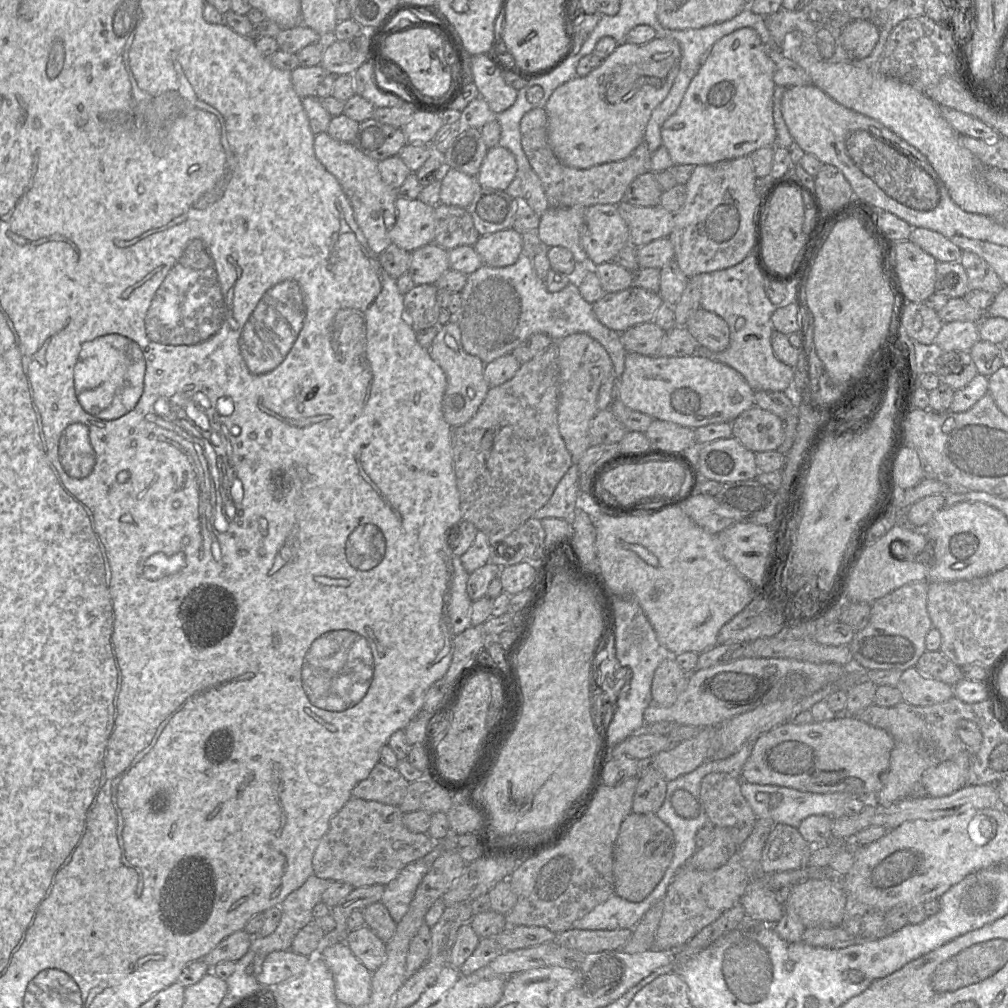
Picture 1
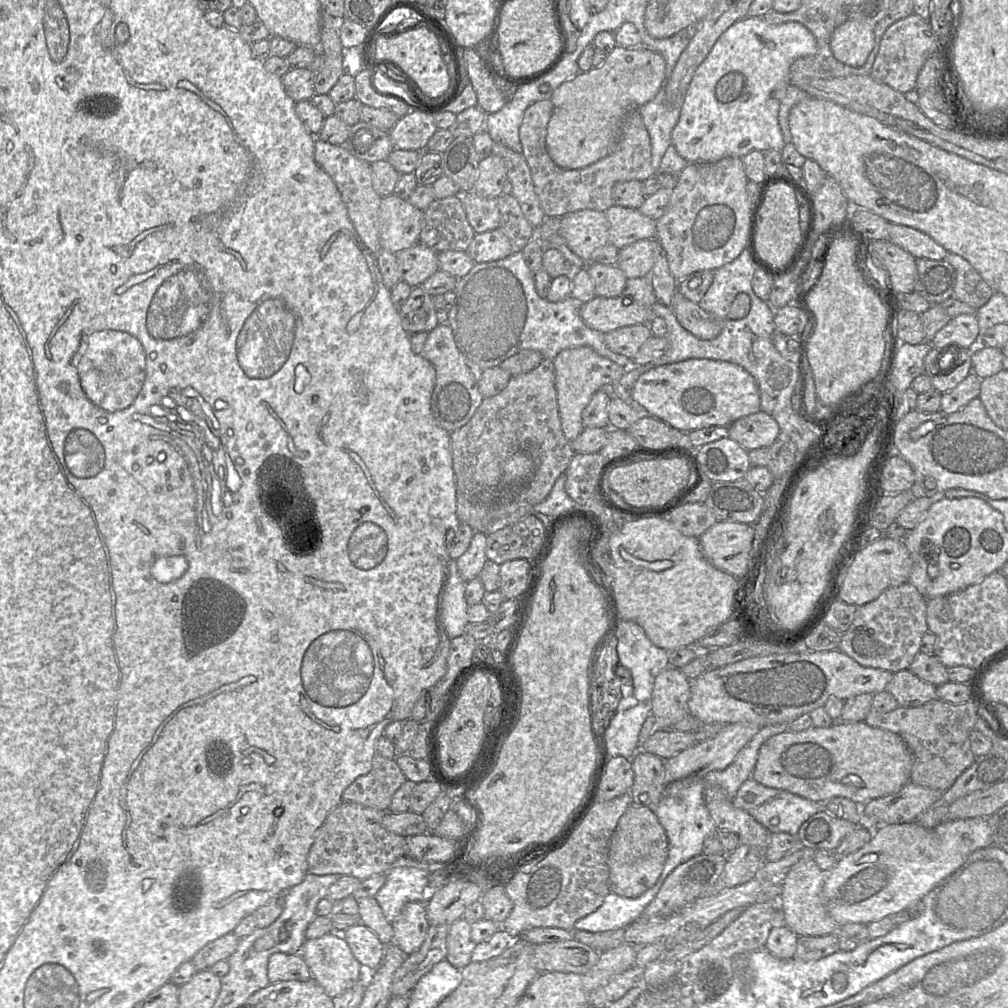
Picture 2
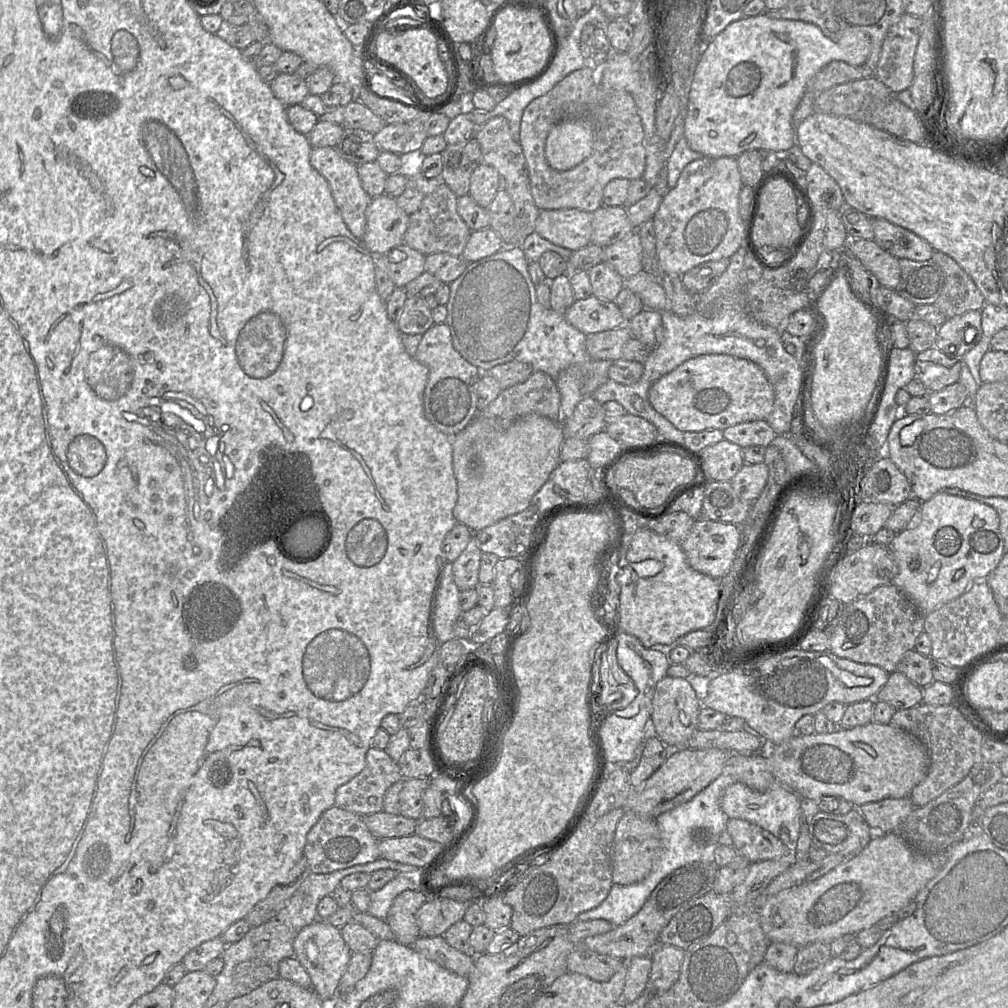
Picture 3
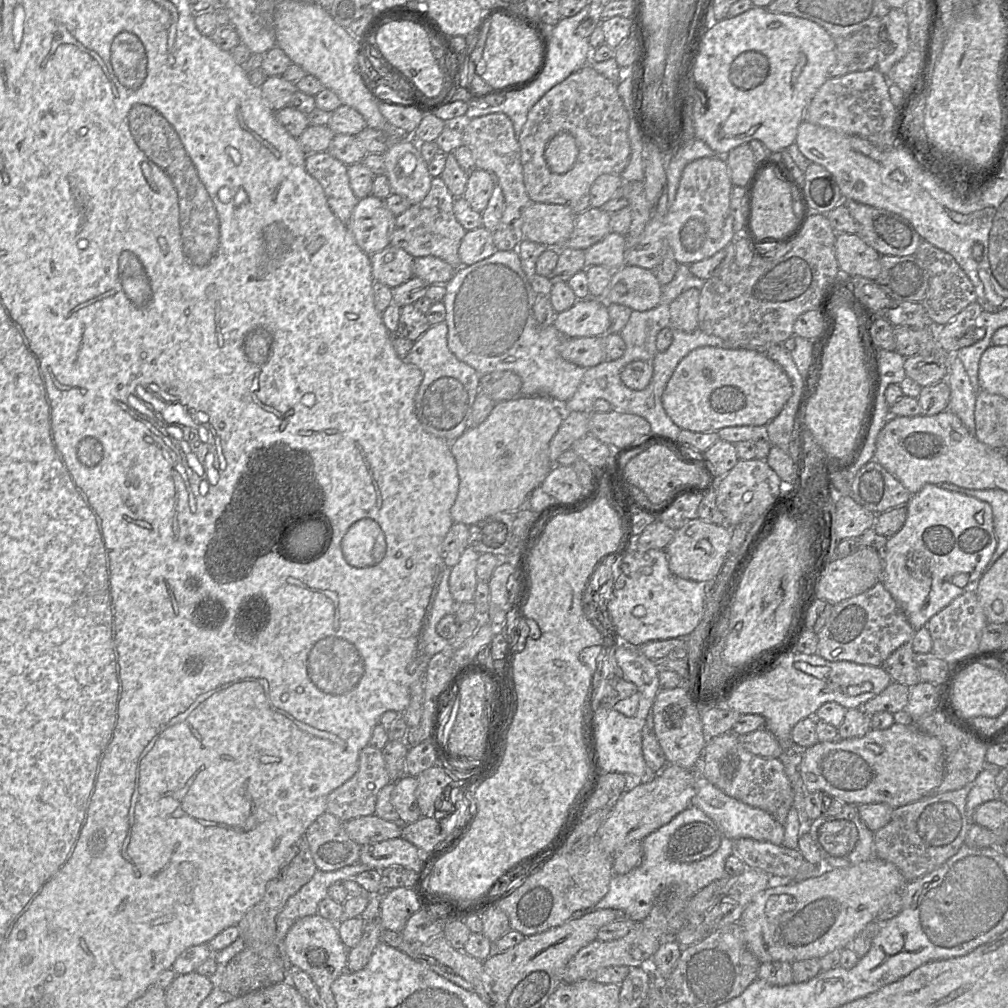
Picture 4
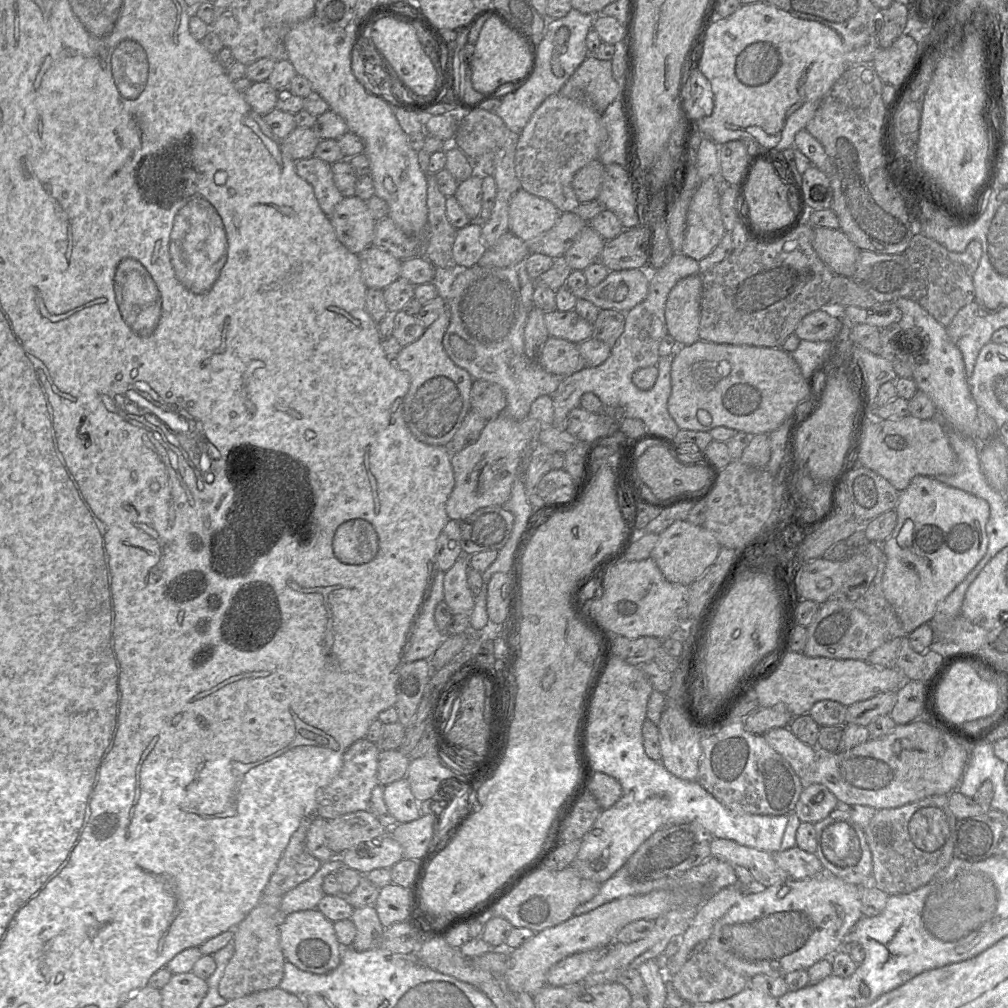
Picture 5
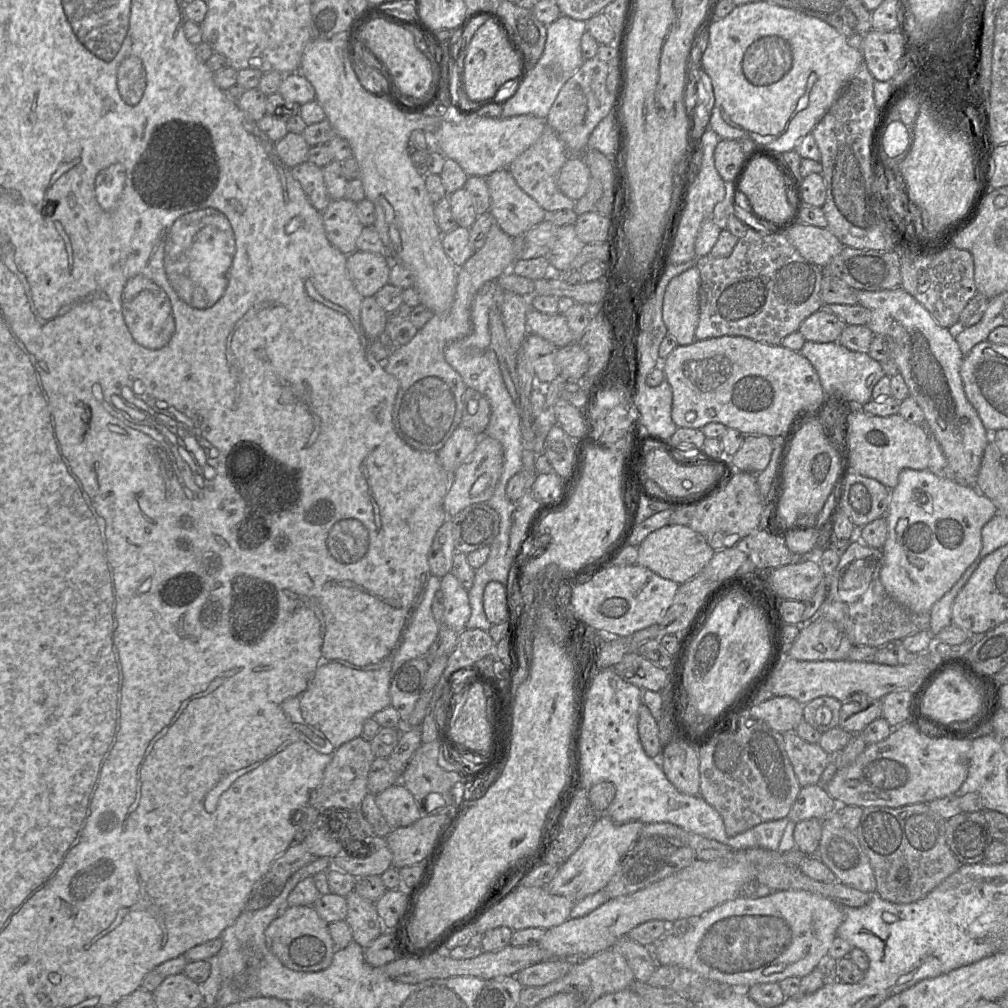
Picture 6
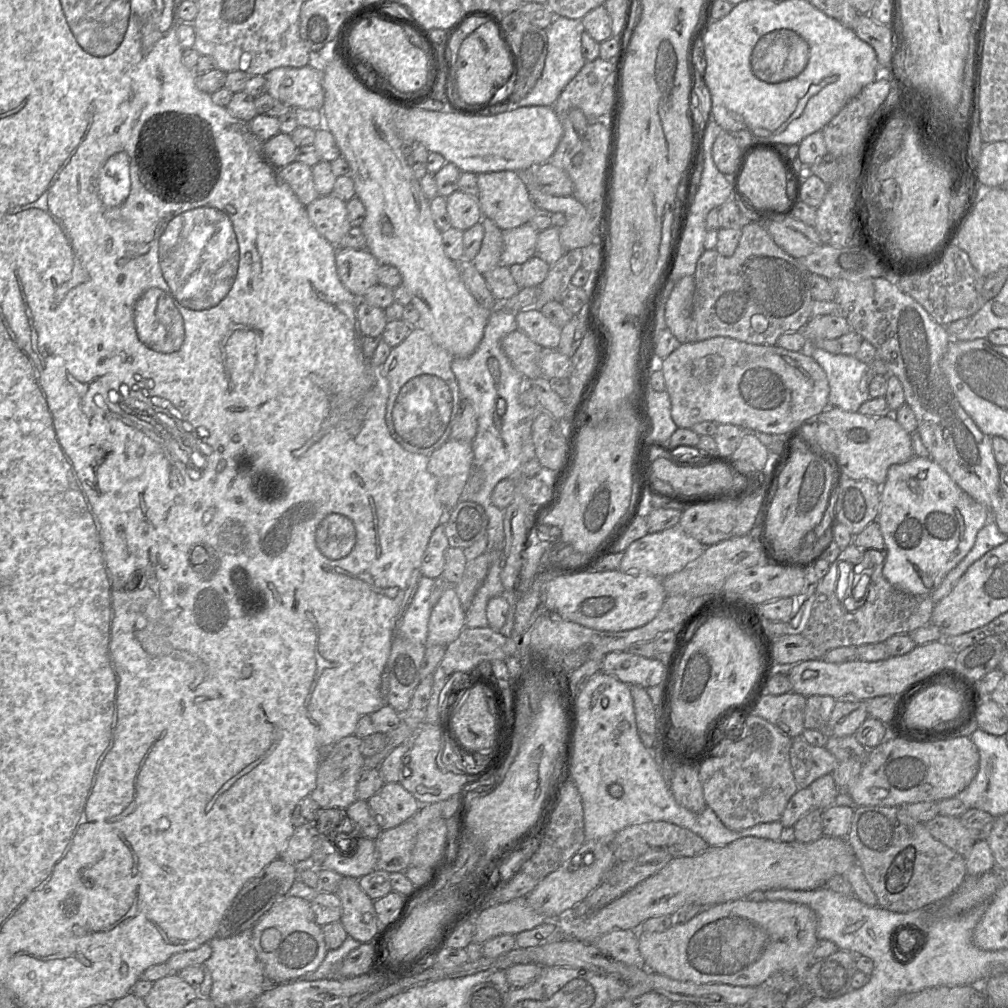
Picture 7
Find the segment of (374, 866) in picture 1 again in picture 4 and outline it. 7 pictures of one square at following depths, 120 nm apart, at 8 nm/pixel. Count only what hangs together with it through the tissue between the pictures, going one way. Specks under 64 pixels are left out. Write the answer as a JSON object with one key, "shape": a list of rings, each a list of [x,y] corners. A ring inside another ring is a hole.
{"shape":[[[324,812],[305,831],[310,852],[317,870],[331,872],[359,862],[361,845],[352,840],[345,829],[345,822]]]}

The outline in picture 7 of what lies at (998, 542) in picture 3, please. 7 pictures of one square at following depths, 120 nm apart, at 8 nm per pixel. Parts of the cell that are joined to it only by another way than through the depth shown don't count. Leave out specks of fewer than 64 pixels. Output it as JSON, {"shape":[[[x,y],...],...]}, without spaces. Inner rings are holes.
{"shape":[[[913,456],[908,462],[903,464],[894,464],[889,467],[884,485],[881,486],[880,511],[876,522],[880,526],[885,543],[885,560],[882,569],[885,579],[895,588],[913,595],[931,595],[942,583],[946,575],[955,568],[959,562],[969,553],[975,544],[976,536],[979,530],[991,519],[991,512],[982,504],[972,499],[964,492],[931,458],[921,458]]]}

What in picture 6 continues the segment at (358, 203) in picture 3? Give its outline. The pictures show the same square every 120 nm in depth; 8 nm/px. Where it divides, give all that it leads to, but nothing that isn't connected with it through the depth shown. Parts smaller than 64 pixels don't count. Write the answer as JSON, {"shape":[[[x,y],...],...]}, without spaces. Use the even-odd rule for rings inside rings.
{"shape":[[[305,161],[290,168],[290,173],[296,179],[310,203],[318,211],[323,211],[331,201],[324,182],[322,168]]]}

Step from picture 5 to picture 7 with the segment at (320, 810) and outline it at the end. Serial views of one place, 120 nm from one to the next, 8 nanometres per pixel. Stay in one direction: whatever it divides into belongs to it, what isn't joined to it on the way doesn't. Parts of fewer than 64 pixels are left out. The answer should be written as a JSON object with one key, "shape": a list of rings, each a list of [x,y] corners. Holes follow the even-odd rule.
{"shape":[[[356,735],[347,736],[335,743],[320,762],[316,776],[316,787],[310,797],[320,808],[347,809],[356,798],[356,787],[364,770],[365,757],[360,751],[362,739]]]}

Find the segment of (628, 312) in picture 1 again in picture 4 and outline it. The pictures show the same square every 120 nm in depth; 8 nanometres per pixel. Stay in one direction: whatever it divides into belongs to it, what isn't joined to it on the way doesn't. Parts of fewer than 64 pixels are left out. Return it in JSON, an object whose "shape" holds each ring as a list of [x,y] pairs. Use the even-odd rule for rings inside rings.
{"shape":[[[593,297],[578,299],[571,308],[556,314],[553,325],[568,338],[602,336],[610,328],[607,305]]]}

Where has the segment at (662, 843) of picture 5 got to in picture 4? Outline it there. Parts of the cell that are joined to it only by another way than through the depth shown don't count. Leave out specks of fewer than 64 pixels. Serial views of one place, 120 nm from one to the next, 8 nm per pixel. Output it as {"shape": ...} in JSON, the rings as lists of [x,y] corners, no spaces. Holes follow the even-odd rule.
{"shape":[[[694,821],[680,827],[671,837],[667,858],[676,862],[694,862],[714,853],[722,834],[704,822]]]}

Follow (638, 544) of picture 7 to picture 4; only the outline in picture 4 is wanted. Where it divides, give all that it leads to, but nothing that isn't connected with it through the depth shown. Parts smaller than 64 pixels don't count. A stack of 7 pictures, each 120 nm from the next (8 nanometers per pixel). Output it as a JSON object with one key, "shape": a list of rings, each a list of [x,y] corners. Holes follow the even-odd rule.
{"shape":[[[700,518],[689,520],[675,530],[672,541],[664,548],[670,571],[684,579],[698,582],[712,580],[720,571],[729,551],[731,527],[716,525]]]}

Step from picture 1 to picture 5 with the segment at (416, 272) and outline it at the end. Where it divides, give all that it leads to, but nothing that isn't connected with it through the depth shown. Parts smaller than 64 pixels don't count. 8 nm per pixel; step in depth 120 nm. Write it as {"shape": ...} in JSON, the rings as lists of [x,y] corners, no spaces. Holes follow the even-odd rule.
{"shape":[[[371,245],[357,255],[367,288],[383,290],[400,277],[401,260],[388,251]]]}

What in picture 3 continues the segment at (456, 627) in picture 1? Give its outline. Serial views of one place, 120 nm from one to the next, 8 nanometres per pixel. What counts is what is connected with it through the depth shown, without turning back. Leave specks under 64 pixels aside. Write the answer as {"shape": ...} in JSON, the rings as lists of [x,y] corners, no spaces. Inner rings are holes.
{"shape":[[[447,561],[440,579],[434,609],[434,631],[440,643],[455,639],[454,624],[461,619],[460,589],[454,582],[453,562]]]}

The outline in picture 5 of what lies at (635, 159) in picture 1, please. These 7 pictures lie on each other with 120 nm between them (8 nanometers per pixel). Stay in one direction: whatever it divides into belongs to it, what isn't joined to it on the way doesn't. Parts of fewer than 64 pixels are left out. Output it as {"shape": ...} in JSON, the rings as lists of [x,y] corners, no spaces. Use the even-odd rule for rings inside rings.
{"shape":[[[560,93],[547,97],[518,137],[514,164],[521,188],[550,201],[561,213],[574,212],[580,202],[572,188],[573,177],[579,169],[599,158],[607,140],[601,114]]]}

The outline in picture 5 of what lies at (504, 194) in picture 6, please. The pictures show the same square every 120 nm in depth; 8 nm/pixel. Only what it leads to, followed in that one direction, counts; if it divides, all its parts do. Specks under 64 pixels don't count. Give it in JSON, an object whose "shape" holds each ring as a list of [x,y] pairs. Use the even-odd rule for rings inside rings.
{"shape":[[[519,188],[511,197],[508,211],[509,231],[529,242],[550,230],[561,212],[550,201]]]}

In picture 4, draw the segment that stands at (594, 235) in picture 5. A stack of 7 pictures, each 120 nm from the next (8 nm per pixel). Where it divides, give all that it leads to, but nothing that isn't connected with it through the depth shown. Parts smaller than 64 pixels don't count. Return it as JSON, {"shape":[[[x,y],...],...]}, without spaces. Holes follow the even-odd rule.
{"shape":[[[610,232],[603,239],[584,250],[586,268],[604,266],[616,270],[624,263],[625,235]]]}

